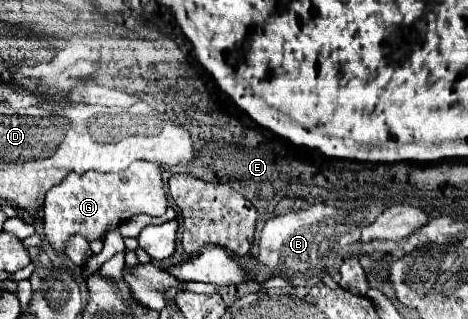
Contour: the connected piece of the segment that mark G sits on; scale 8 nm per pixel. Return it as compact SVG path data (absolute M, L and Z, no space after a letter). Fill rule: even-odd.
M136 160L130 164L130 168L116 172L116 174L100 174L100 172L84 172L84 174L76 174L70 172L60 184L52 186L46 194L44 200L44 208L42 208L42 224L44 224L44 236L48 240L48 244L56 250L58 256L66 254L66 242L74 236L80 234L84 236L88 242L92 240L102 240L106 236L106 232L114 230L116 226L120 226L124 220L128 220L130 216L136 214L148 214L148 216L162 216L166 212L168 206L168 196L164 190L164 182L160 178L160 170L158 164L148 162L148 160Z

